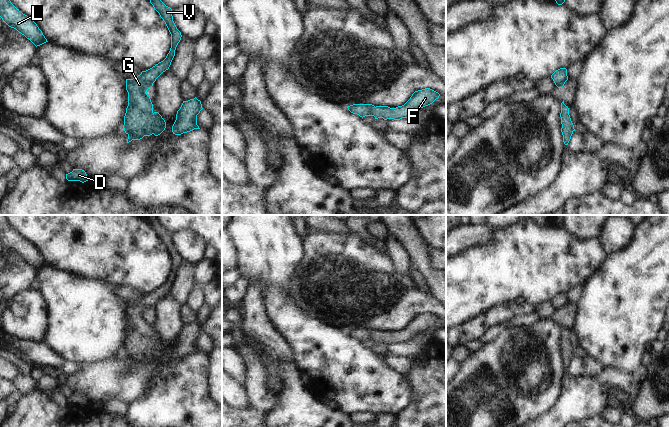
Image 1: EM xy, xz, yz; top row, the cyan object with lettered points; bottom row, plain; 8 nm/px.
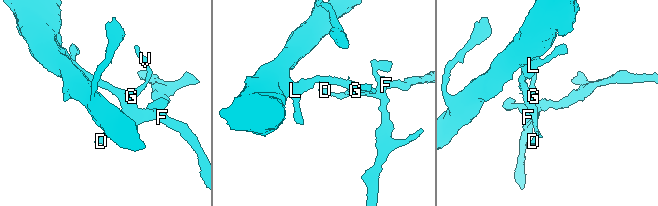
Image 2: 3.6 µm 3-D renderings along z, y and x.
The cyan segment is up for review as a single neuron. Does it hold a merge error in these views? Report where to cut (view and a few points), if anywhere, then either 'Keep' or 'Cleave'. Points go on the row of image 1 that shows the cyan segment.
No split. Keep.

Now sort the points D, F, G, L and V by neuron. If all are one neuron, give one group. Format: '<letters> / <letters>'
D F G L V

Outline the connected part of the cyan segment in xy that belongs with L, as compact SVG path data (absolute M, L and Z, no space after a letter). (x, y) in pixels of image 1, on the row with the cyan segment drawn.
M0 0L0 17L3 22L24 35L36 47L48 42L37 24L17 9L10 0Z

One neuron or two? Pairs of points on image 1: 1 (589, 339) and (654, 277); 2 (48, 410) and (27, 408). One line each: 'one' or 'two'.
1: one
2: one

